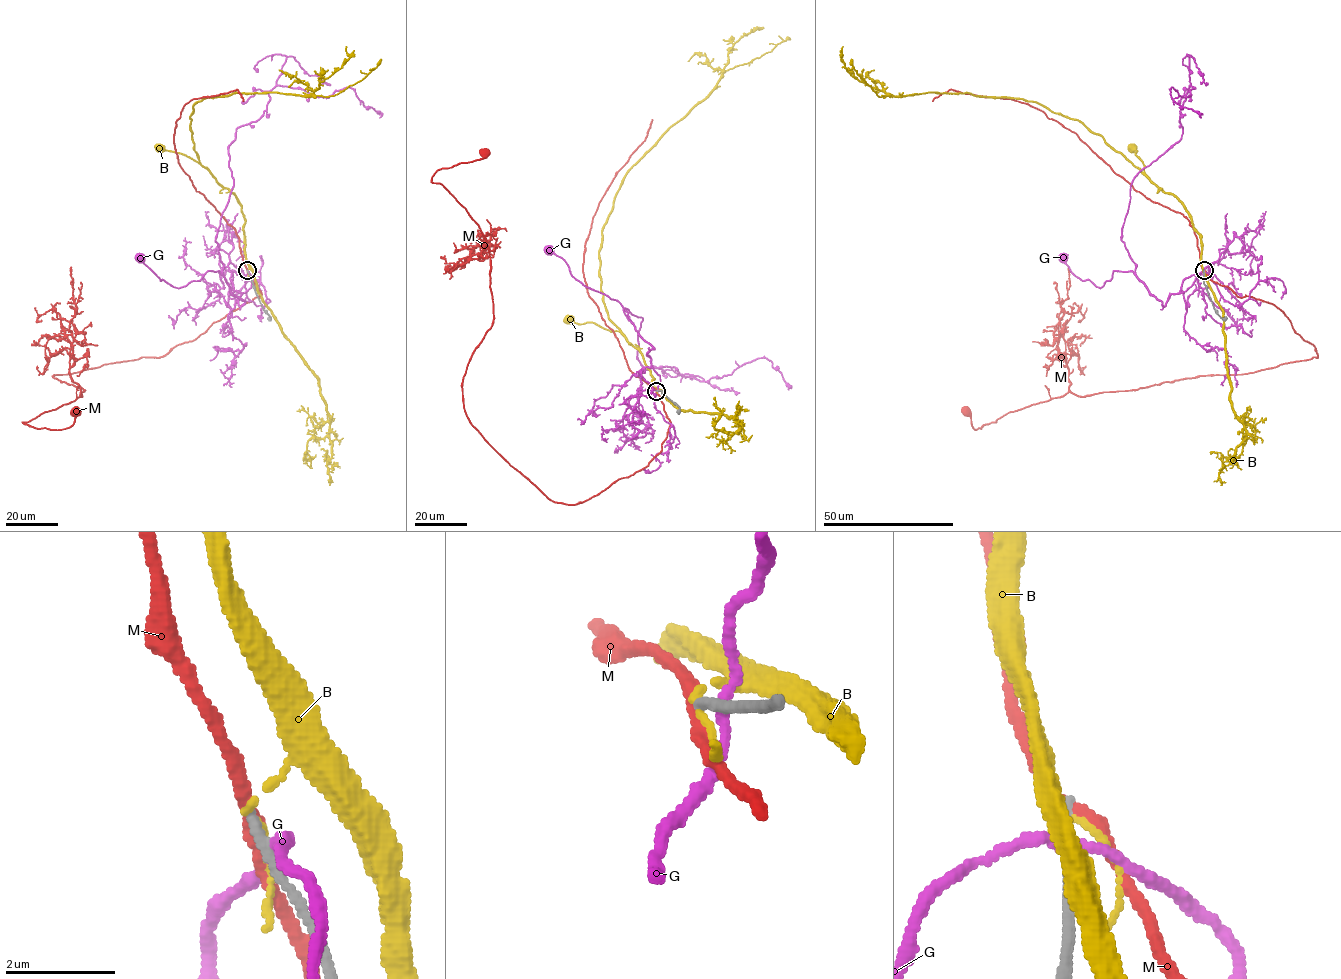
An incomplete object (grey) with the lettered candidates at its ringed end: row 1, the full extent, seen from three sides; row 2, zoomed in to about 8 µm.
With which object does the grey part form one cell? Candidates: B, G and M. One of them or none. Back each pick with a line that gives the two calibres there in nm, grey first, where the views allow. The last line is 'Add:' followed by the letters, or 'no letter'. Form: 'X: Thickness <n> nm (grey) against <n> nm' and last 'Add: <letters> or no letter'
Add: no letter

